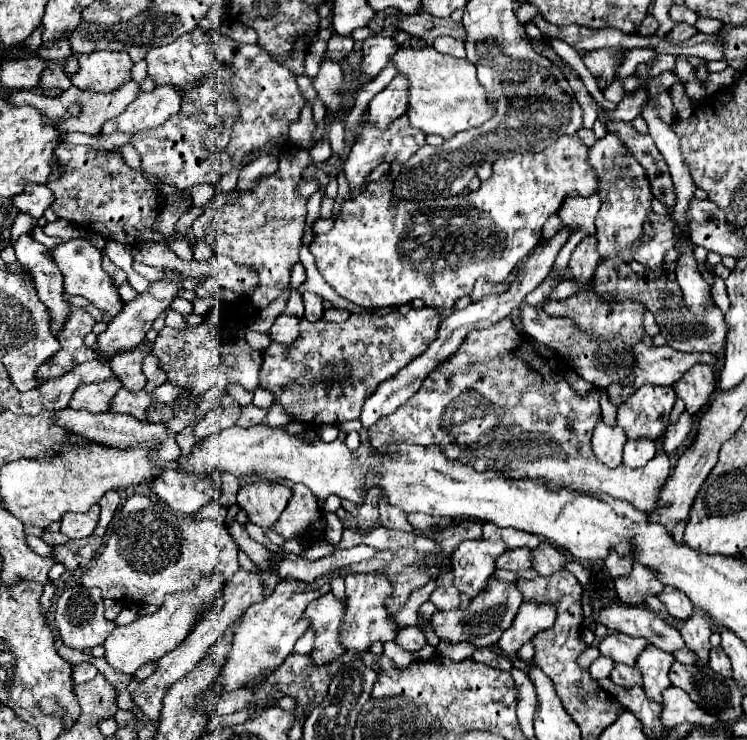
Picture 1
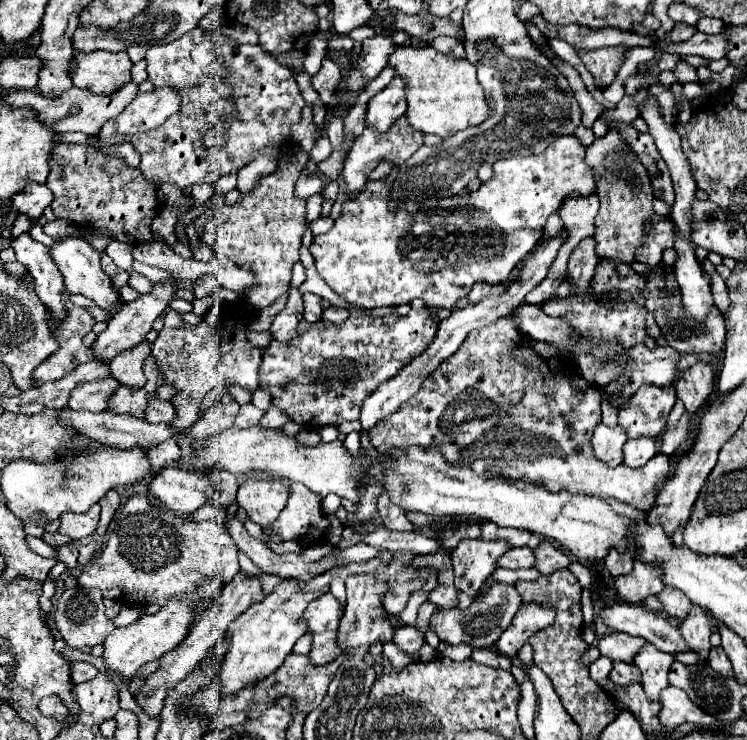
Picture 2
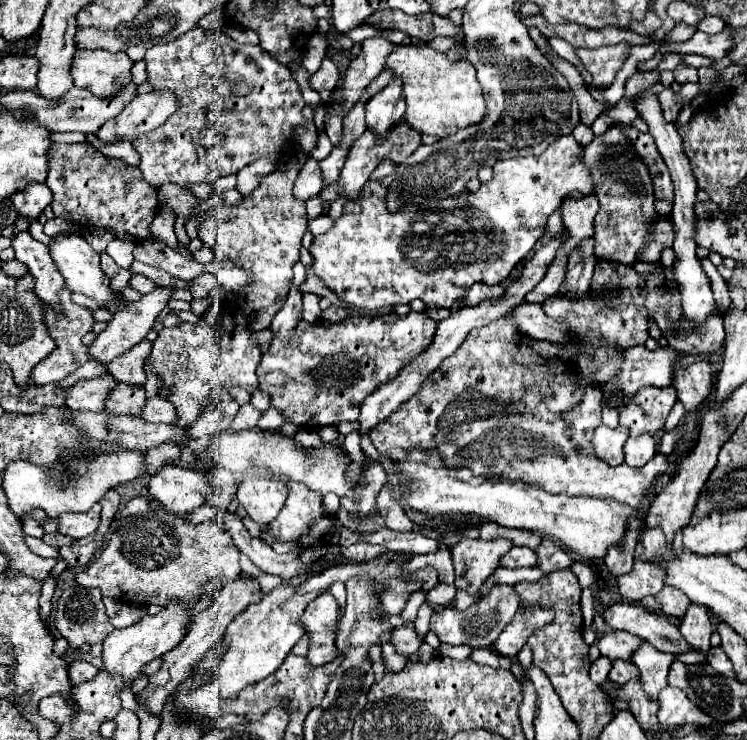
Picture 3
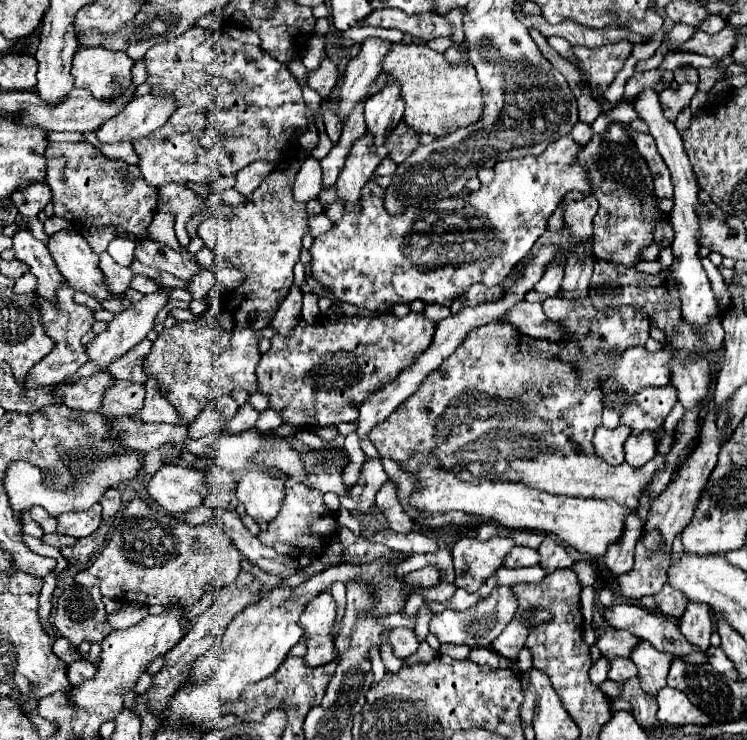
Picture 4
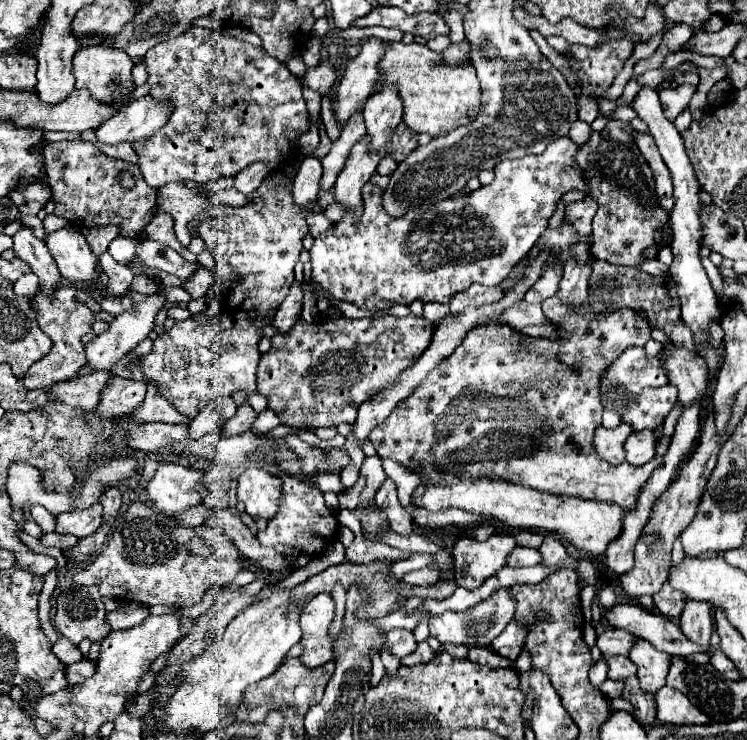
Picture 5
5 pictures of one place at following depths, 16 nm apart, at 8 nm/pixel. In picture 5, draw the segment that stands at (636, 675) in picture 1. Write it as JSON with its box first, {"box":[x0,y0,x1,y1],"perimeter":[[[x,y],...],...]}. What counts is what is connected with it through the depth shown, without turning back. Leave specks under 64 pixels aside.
{"box":[606,656,636,680],"perimeter":[[[608,656],[606,664],[608,664],[608,678],[610,680],[626,680],[628,676],[636,674],[636,666],[626,656]]]}

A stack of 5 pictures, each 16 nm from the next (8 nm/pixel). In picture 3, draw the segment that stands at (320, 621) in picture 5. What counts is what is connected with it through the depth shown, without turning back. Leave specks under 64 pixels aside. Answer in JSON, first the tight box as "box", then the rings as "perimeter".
{"box":[302,592,338,666],"perimeter":[[[330,592],[320,594],[306,606],[302,614],[302,624],[306,636],[310,638],[310,648],[306,654],[310,666],[322,666],[336,658],[336,644],[334,644],[336,618],[338,618],[338,604]]]}

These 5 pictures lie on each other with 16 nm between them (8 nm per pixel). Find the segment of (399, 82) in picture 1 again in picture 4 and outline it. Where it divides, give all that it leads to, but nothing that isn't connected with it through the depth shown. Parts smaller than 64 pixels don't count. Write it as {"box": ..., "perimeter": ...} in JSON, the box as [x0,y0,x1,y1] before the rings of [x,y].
{"box":[364,84,404,148],"perimeter":[[[396,84],[384,86],[378,94],[370,96],[364,104],[364,118],[366,118],[366,130],[372,132],[372,144],[376,148],[388,140],[388,134],[392,134],[392,128],[400,124],[404,114],[404,102],[400,98],[400,88]]]}

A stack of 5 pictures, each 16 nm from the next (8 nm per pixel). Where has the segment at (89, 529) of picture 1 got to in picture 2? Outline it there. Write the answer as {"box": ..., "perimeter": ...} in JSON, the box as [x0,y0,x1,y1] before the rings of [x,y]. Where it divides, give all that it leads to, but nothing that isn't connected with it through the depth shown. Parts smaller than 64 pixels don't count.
{"box":[58,504,100,540],"perimeter":[[[94,504],[84,514],[64,514],[64,516],[60,516],[58,532],[78,540],[78,538],[90,536],[98,528],[98,520],[100,520],[100,504]]]}

